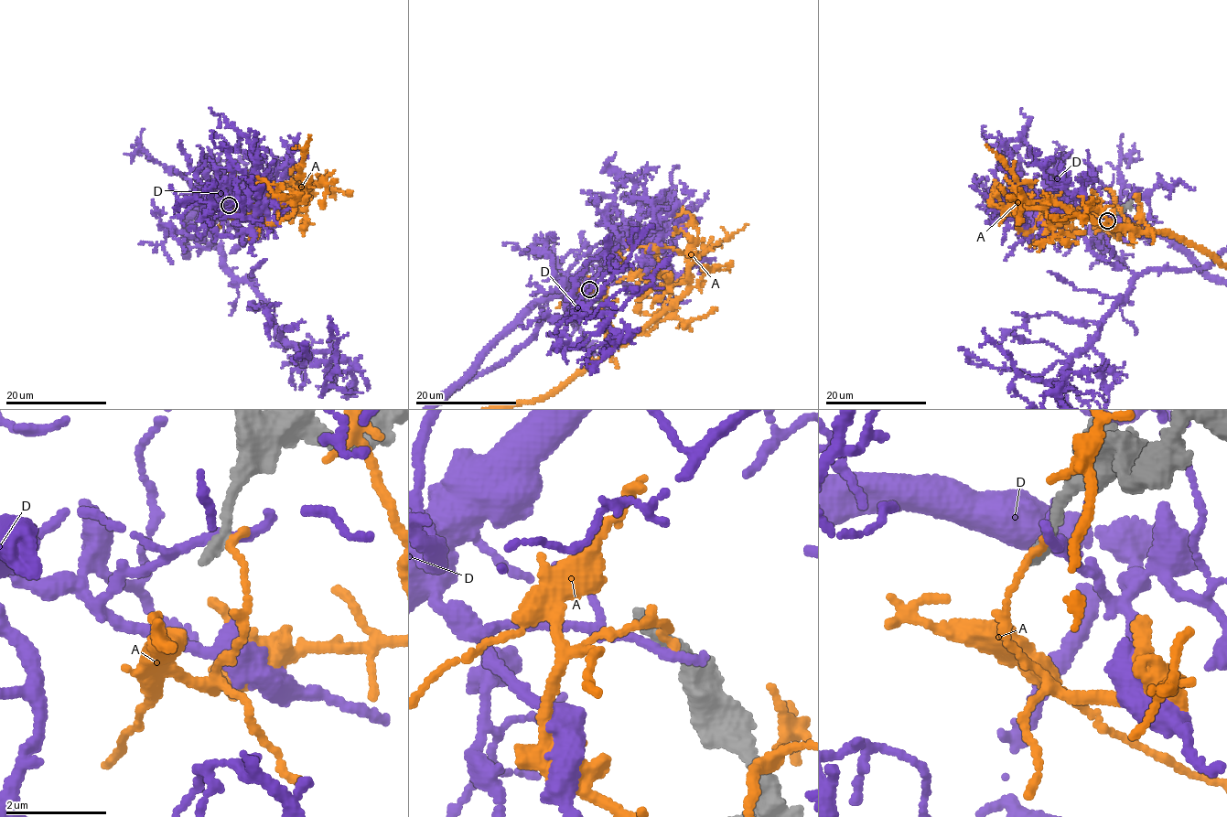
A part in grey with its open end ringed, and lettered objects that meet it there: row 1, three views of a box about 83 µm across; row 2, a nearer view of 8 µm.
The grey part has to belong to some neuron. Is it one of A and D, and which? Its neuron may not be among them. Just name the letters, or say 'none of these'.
none of these

